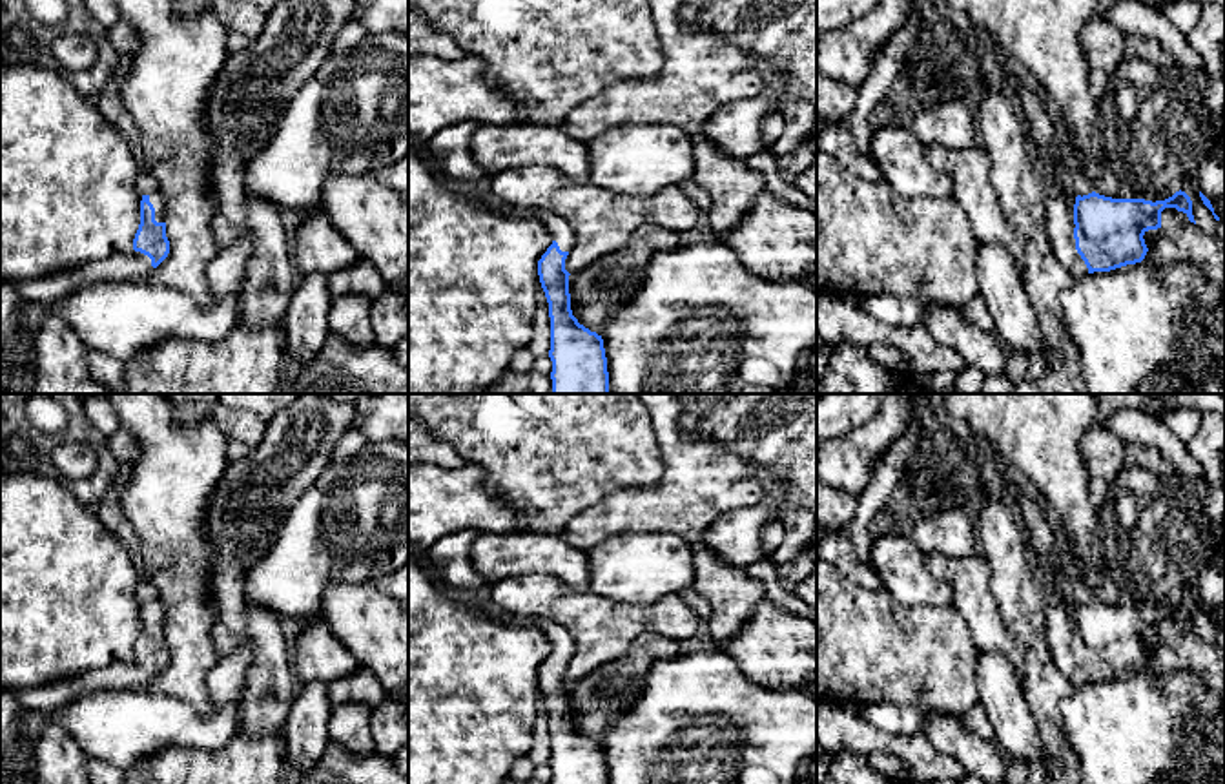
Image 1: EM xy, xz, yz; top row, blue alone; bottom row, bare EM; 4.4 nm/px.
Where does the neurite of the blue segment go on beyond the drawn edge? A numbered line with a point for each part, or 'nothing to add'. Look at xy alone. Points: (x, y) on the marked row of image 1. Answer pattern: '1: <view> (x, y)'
1: xy (155, 199)

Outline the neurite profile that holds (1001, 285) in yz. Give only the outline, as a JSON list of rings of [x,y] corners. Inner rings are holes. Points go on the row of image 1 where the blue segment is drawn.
[[[977,242],[977,284],[993,319],[995,337],[1012,350],[1037,354],[1043,348],[1039,321],[1023,273],[1004,246]]]

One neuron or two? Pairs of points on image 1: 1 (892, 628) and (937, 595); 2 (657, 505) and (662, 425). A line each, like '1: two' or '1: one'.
1: two
2: one

